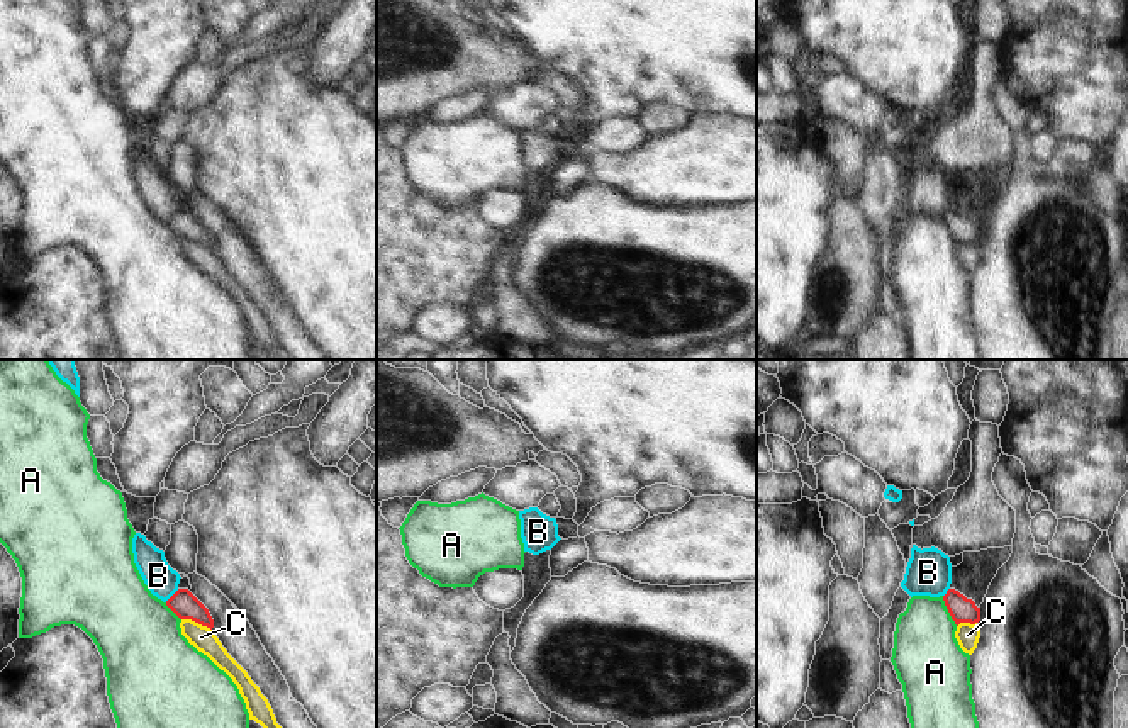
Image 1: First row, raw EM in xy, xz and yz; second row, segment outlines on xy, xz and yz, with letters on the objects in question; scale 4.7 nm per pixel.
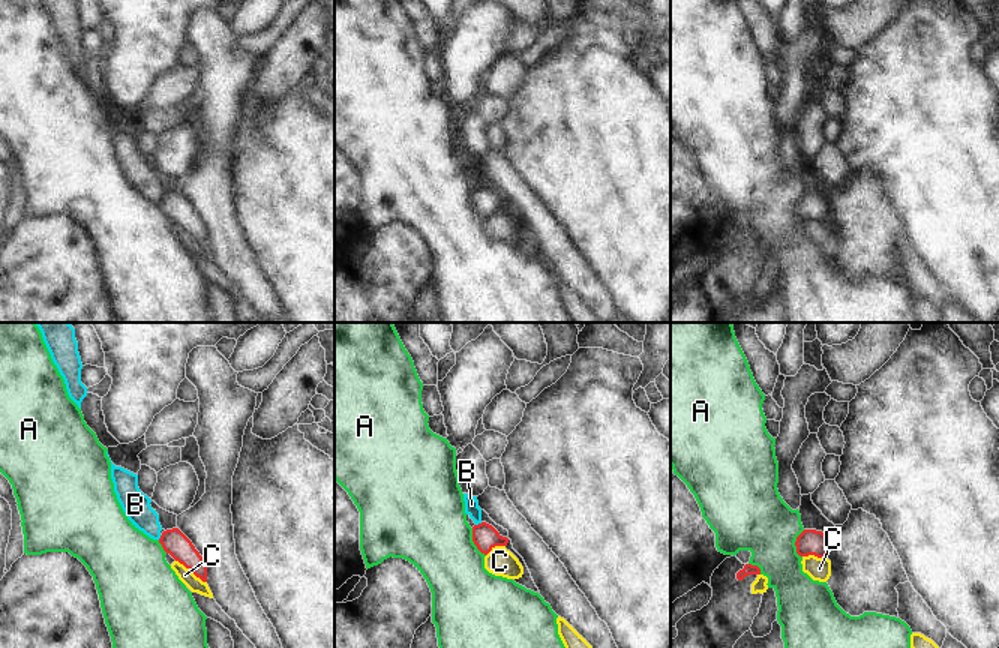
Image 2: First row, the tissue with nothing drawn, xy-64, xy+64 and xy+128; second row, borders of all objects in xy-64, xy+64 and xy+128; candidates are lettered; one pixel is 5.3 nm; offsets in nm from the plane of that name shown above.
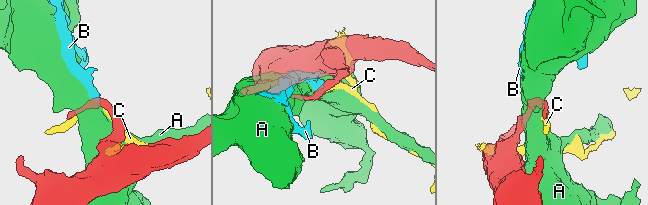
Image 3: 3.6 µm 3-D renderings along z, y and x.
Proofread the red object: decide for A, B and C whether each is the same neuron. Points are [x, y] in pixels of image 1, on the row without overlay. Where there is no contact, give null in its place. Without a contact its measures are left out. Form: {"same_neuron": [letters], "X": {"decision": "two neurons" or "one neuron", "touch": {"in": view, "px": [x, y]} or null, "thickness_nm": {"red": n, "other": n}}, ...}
{"same_neuron": [], "A": {"decision": "two neurons", "touch": {"in": "yz", "px": [949, 231]}, "thickness_nm": {"red": 120, "other": 320}}, "B": {"decision": "two neurons", "touch": {"in": "xy", "px": [173, 214]}, "thickness_nm": {"red": 120, "other": 150}}, "C": {"decision": "two neurons", "touch": {"in": "xy", "px": [197, 241]}, "thickness_nm": {"red": 120, "other": 110}}}

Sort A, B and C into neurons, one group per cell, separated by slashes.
A / B / C

